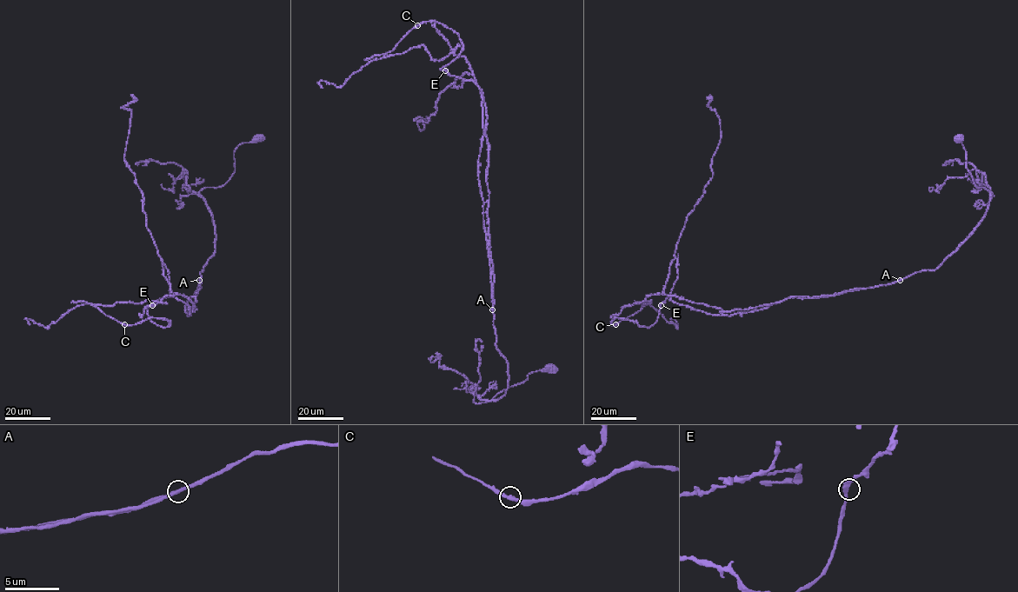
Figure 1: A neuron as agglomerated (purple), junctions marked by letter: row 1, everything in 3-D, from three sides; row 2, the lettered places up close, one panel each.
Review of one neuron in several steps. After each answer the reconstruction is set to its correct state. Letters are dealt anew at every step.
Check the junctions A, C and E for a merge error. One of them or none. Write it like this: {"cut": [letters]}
{"cut": ["A"]}

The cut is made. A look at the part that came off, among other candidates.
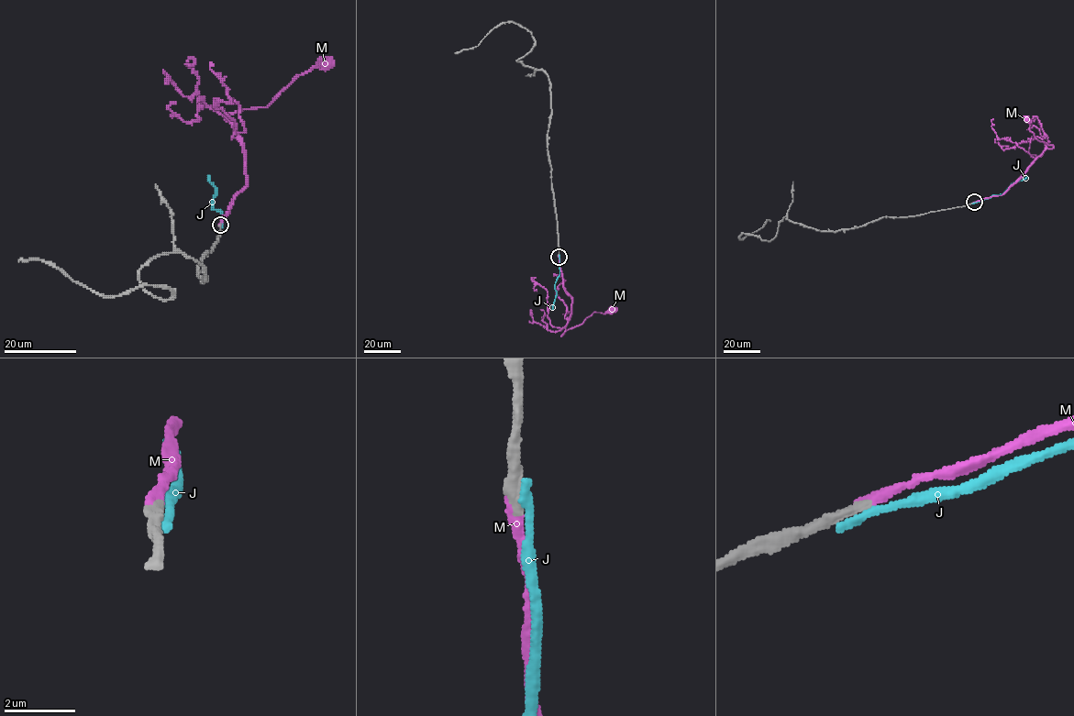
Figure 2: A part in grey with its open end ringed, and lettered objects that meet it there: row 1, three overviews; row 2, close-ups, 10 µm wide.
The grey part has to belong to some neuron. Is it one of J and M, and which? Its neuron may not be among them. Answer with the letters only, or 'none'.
M

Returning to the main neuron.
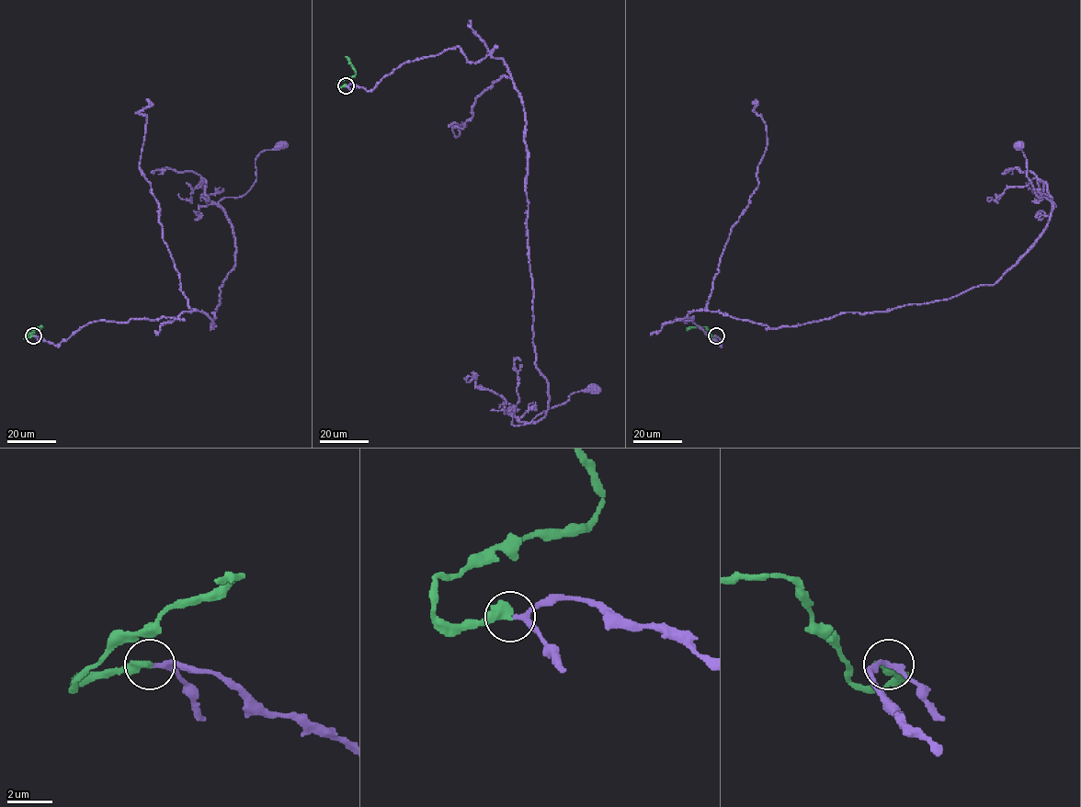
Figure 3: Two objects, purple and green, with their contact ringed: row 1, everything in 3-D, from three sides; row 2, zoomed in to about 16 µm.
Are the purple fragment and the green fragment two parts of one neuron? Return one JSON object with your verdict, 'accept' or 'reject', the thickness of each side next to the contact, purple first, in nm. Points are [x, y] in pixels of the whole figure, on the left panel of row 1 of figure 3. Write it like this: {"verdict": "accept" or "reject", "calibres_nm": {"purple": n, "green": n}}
{"verdict": "accept", "calibres_nm": {"purple": 190, "green": 480}}

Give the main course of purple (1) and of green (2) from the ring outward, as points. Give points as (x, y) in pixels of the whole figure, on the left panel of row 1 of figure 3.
1: (33, 335), (194, 310), (214, 326), (236, 240), (218, 202), (278, 145)
2: (33, 335), (24, 338), (42, 326), (31, 330)

